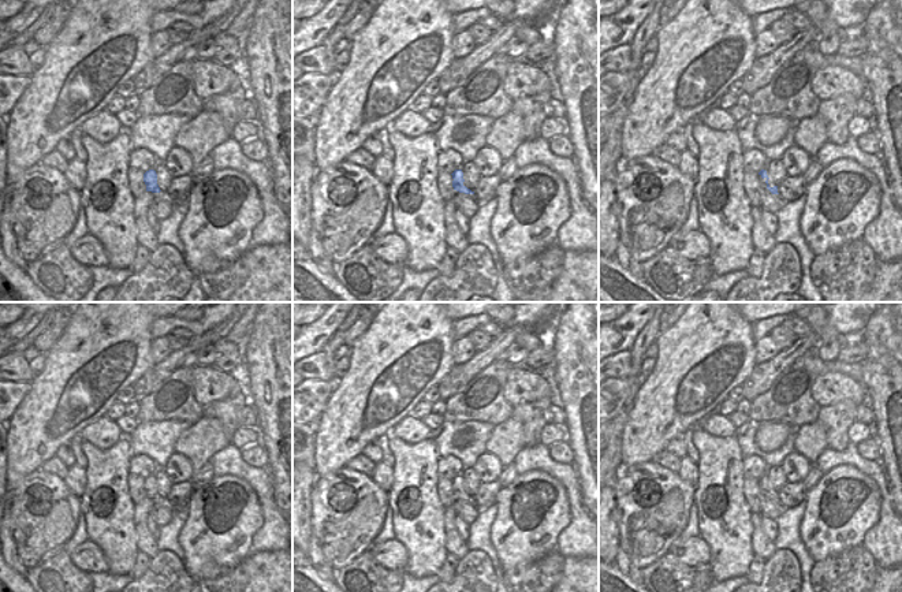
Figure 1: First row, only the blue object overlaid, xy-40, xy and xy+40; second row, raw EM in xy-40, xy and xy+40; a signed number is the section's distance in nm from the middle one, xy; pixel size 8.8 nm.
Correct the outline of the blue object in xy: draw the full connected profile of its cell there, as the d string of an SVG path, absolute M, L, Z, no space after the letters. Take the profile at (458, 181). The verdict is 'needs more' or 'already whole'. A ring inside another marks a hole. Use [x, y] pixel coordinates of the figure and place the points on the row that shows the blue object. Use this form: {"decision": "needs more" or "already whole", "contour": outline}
{"decision": "already whole", "contour": "M455 170L452 174L452 187L454 190L459 191L459 193L465 193L465 194L474 194L474 191L472 191L470 189L467 189L463 182L463 172L462 170Z"}

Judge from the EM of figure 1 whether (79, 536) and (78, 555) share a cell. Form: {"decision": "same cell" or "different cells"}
{"decision": "different cells"}

